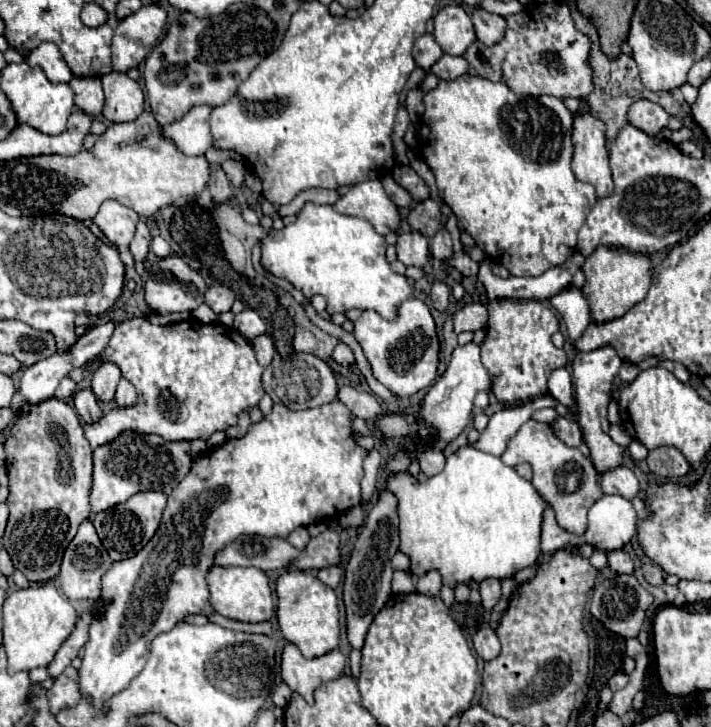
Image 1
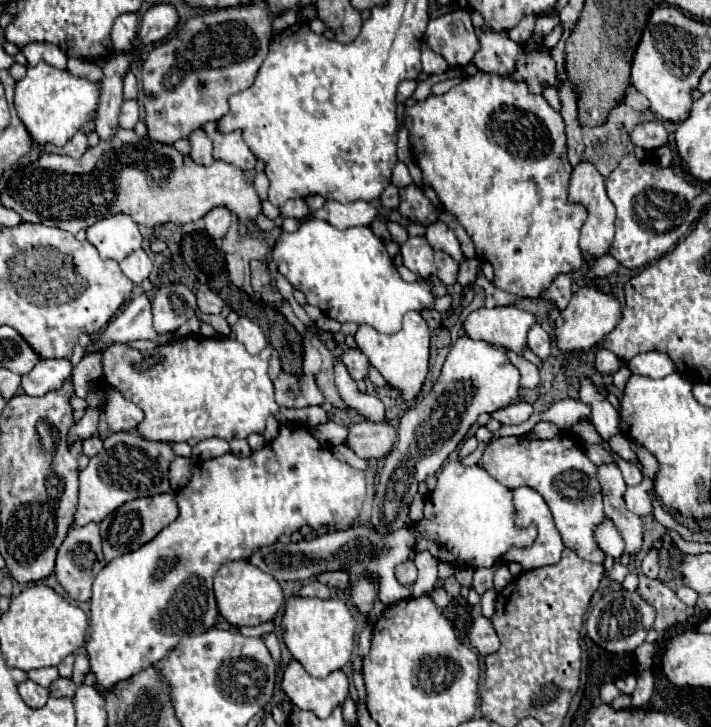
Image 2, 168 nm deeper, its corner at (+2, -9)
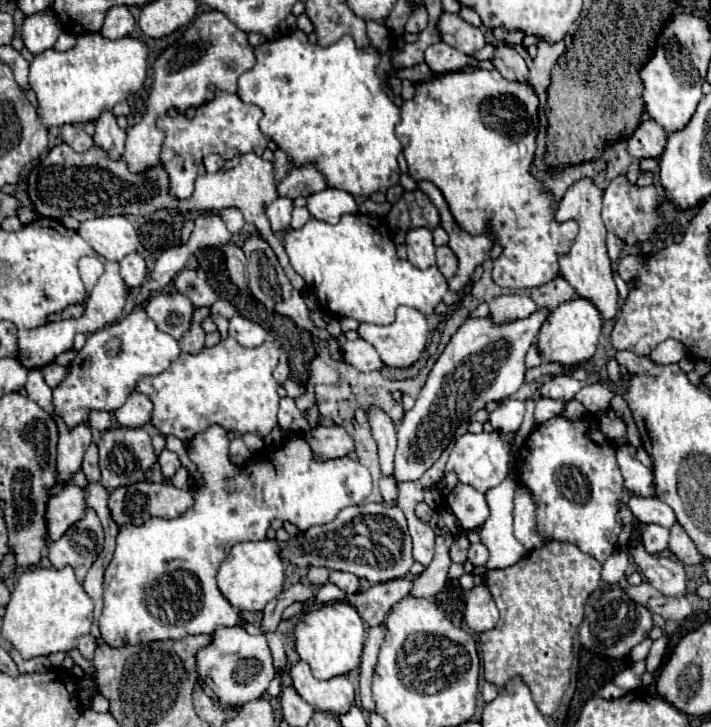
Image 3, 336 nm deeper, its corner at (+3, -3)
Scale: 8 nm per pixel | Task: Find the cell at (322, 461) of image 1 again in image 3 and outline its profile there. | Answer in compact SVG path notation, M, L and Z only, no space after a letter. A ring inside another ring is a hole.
M212 426L206 432L200 432L192 440L188 440L188 456L196 464L196 468L200 472L200 482L194 488L194 504L188 508L186 514L182 514L178 520L150 518L142 526L124 526L122 532L118 532L114 556L112 556L112 560L106 566L106 572L104 572L104 610L102 610L102 616L100 616L100 622L98 622L100 624L100 638L108 646L118 648L118 646L146 644L146 642L154 642L154 640L180 640L180 638L186 638L186 636L212 634L216 626L236 626L238 624L238 610L230 606L230 602L222 596L222 592L216 586L218 566L226 558L226 554L230 552L230 548L234 544L246 542L246 540L266 540L266 532L268 532L270 522L274 518L280 518L284 522L292 522L302 532L308 530L308 528L312 528L312 526L332 522L342 508L356 506L356 504L364 502L368 498L368 494L372 492L372 478L370 478L370 472L368 472L368 468L364 464L360 464L358 460L352 460L350 456L342 456L342 458L334 458L334 460L318 460L318 456L314 454L314 450L310 448L310 444L302 436L290 436L290 438L286 438L284 444L280 444L276 450L272 450L272 456L270 458L268 456L256 456L256 460L250 460L246 466L234 466L234 462L230 462L228 444L230 442L226 438L226 430L222 430L220 426Z

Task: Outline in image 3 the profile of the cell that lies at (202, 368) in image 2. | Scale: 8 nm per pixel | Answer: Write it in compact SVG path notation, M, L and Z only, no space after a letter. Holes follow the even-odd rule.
M228 336L212 348L204 346L198 354L182 352L162 374L152 378L142 378L136 386L136 392L146 394L154 404L150 424L158 428L160 434L172 434L186 442L194 438L194 434L200 434L210 426L222 426L228 432L236 432L236 434L252 432L264 438L278 422L276 414L278 414L278 402L280 402L280 396L278 396L280 384L272 378L272 370L276 368L278 358L280 358L280 348L270 340L256 348L244 348L234 338Z

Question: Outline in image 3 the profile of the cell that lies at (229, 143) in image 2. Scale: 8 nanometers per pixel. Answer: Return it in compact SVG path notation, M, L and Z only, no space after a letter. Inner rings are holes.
M218 90L214 100L206 102L194 112L194 118L189 118L186 114L176 114L174 110L168 112L166 118L160 118L158 126L166 132L160 160L170 176L170 194L178 198L188 198L194 192L198 167L202 164L203 157L210 152L220 154L222 158L234 158L246 152L262 156L262 152L266 150L266 140L258 128L260 118L262 110L258 110L258 106L244 104L236 94Z

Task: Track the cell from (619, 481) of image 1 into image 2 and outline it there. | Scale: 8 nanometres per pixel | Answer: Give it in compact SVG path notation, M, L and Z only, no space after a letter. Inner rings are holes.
M643 478L641 484L627 486L625 504L637 516L653 516L653 504L651 504L653 496L655 496L653 494L653 480Z

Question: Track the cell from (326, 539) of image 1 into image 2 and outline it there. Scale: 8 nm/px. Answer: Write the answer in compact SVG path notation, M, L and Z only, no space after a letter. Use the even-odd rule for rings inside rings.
M323 572L317 576L317 580L321 584L327 584L329 588L337 588L337 590L345 590L349 588L349 574L347 572Z

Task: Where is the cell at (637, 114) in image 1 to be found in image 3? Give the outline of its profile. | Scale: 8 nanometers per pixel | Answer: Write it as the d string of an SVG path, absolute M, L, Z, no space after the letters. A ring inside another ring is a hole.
M644 120L628 138L628 152L632 158L658 158L666 146L668 132L654 120Z

